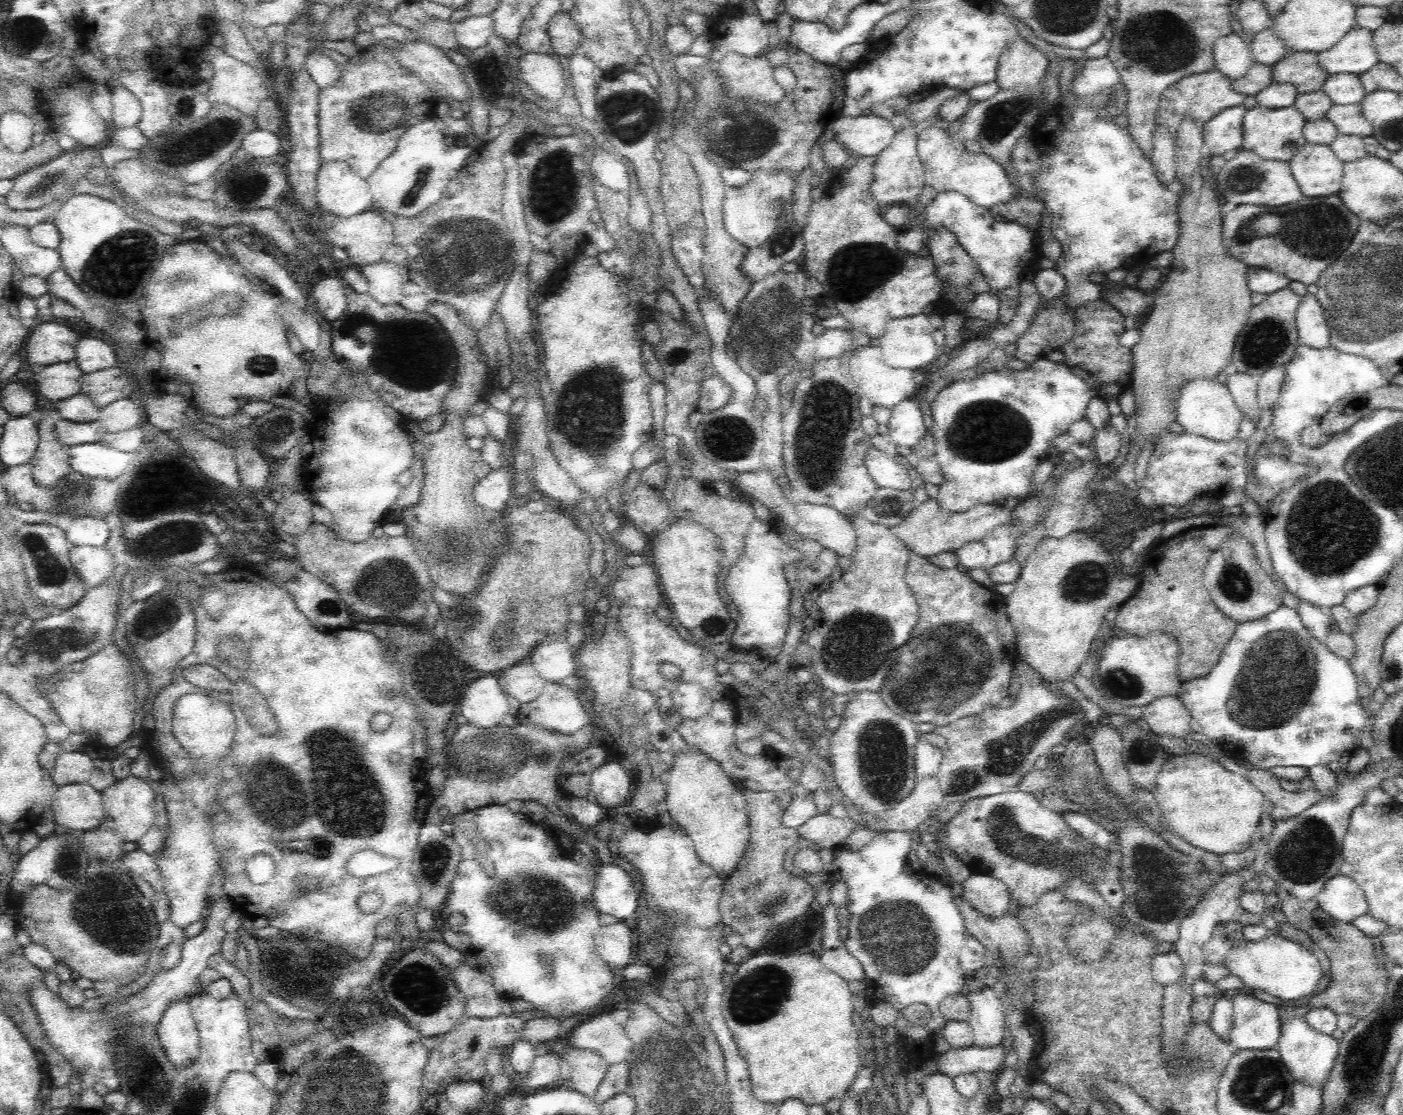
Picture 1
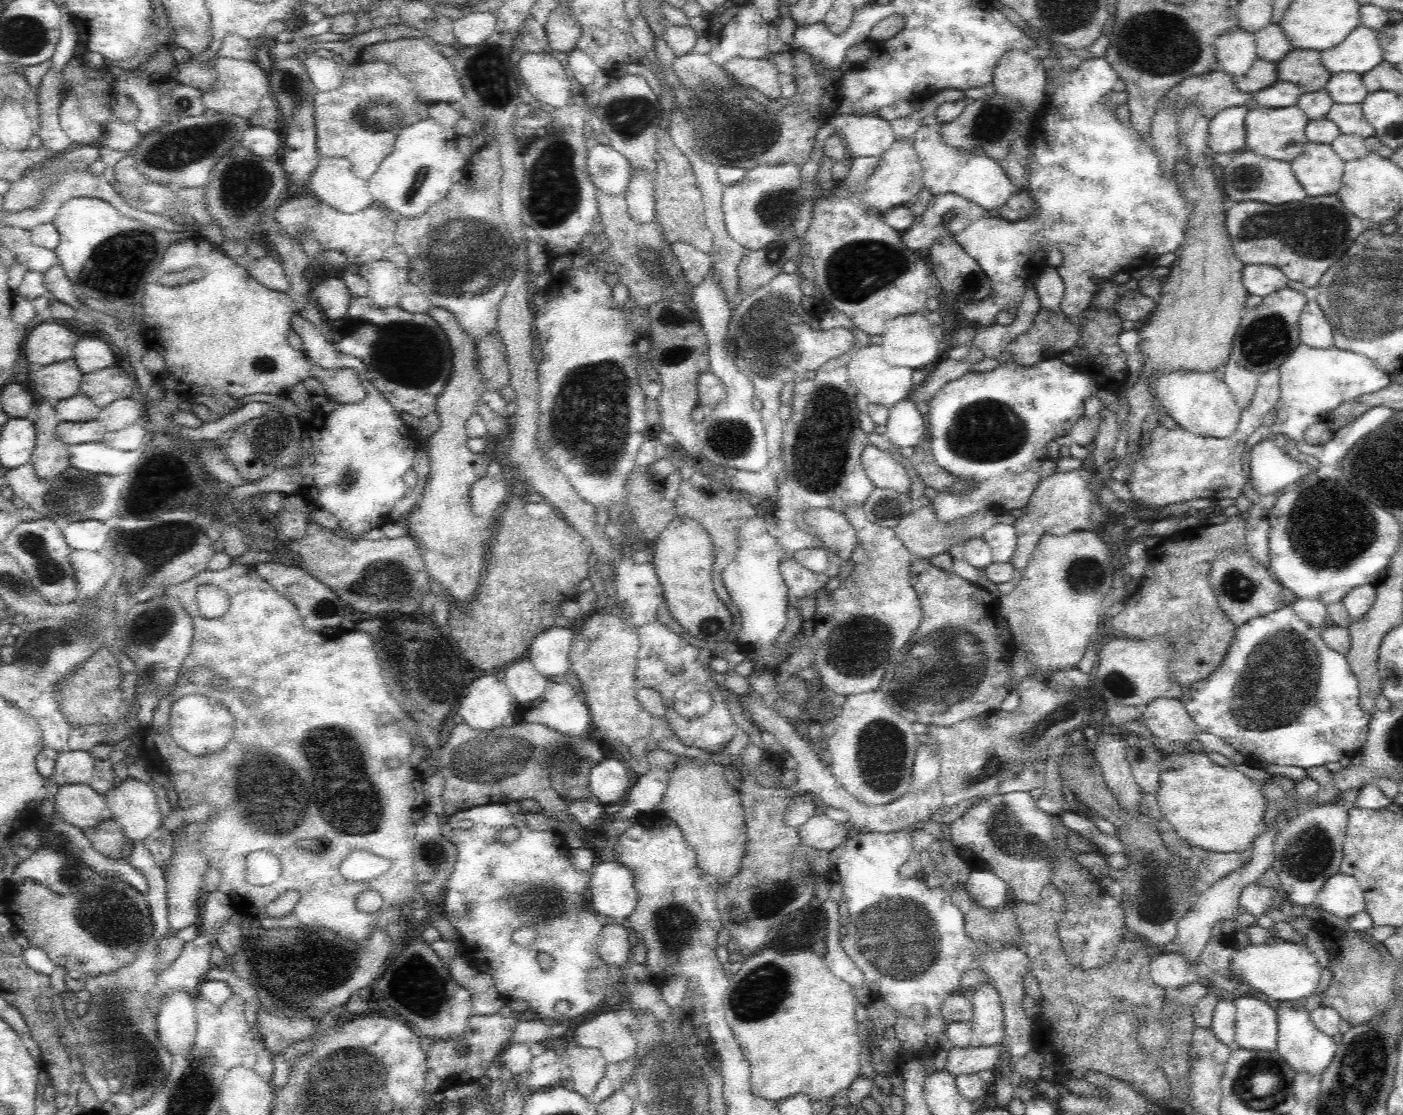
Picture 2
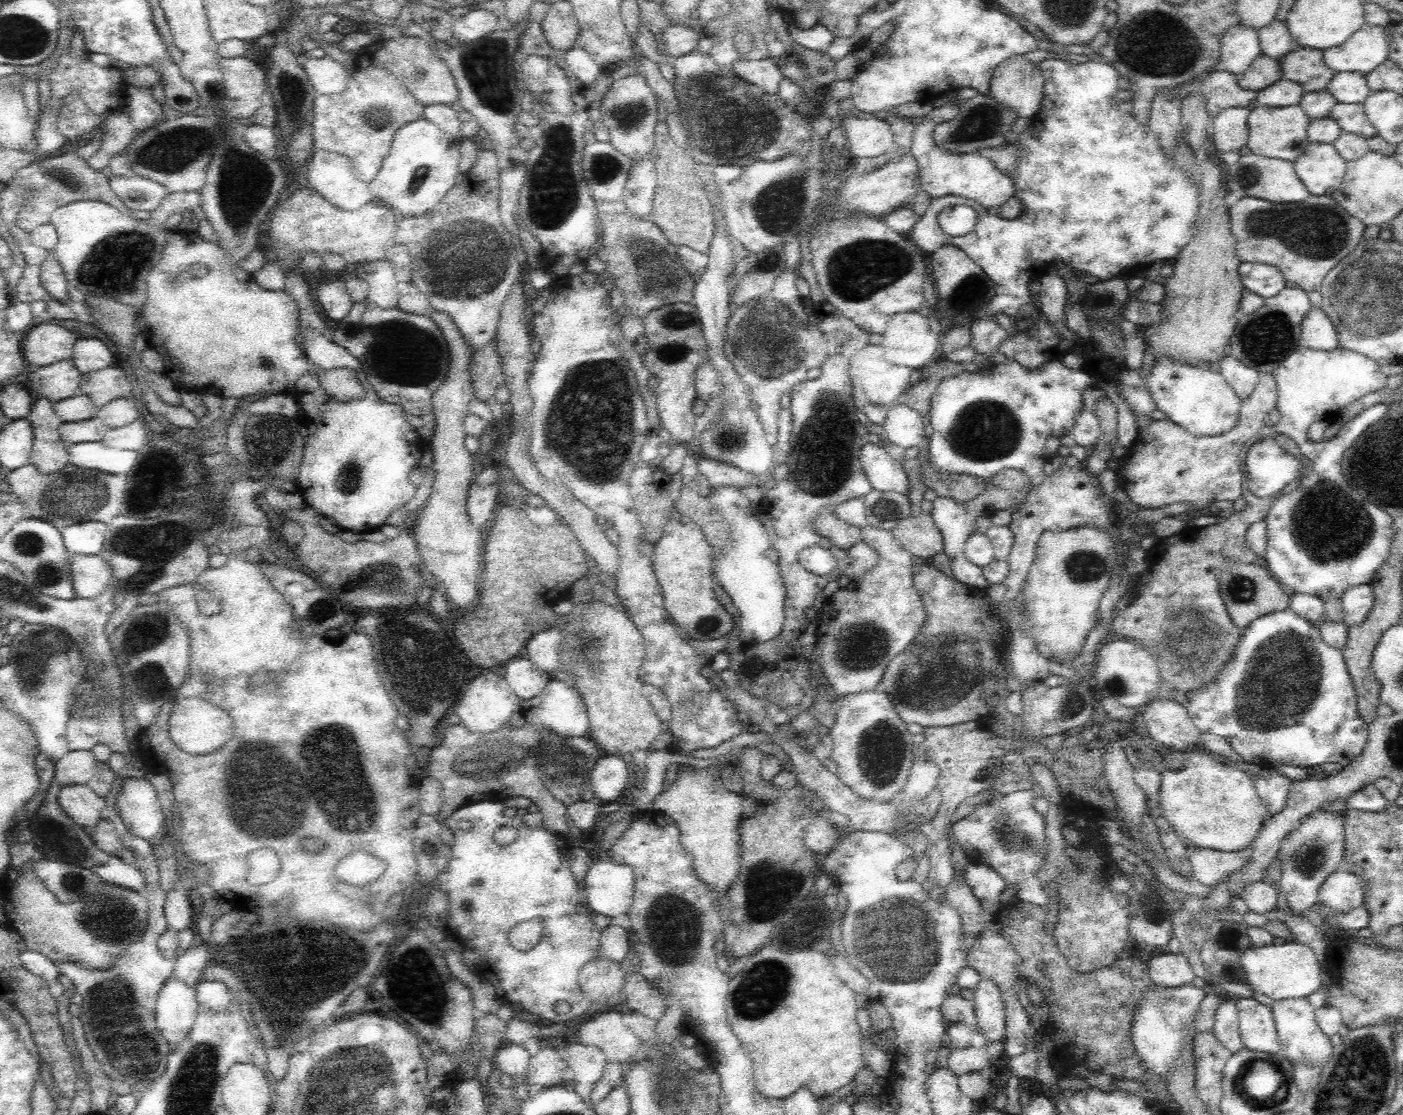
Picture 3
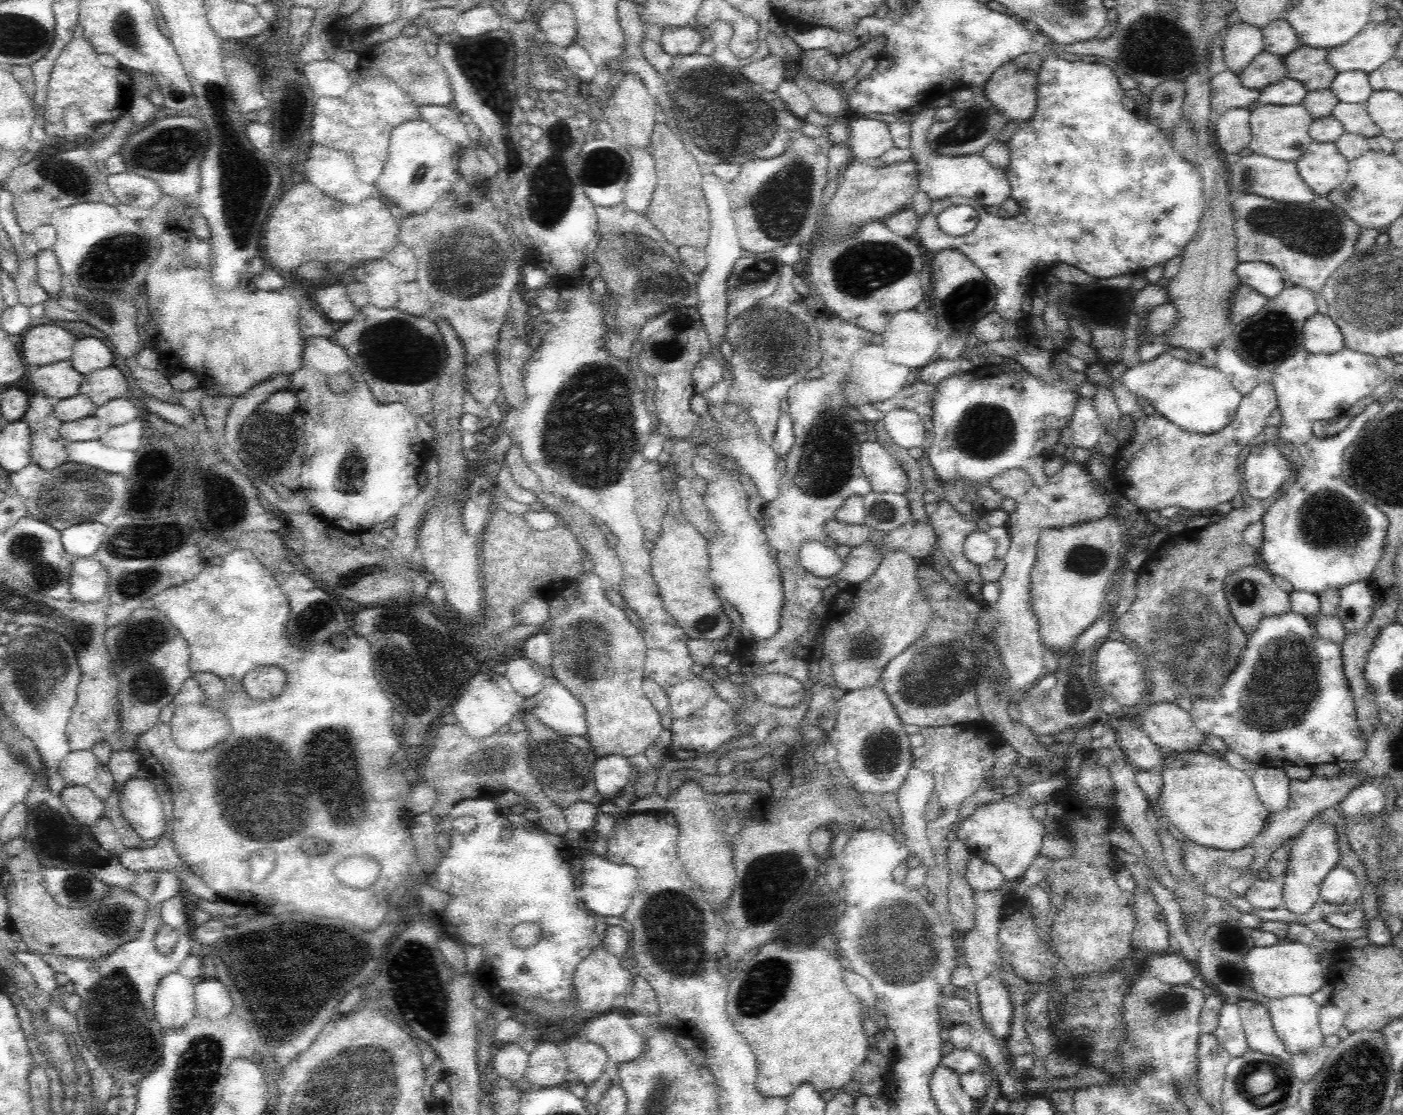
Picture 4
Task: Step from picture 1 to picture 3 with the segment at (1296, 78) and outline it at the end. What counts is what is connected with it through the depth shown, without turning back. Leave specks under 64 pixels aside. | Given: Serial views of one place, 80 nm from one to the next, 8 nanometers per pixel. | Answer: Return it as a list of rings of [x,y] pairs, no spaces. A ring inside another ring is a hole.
[[[1296,46],[1282,59],[1283,78],[1302,86],[1304,92],[1318,92],[1327,88],[1336,72],[1325,64],[1319,49]]]

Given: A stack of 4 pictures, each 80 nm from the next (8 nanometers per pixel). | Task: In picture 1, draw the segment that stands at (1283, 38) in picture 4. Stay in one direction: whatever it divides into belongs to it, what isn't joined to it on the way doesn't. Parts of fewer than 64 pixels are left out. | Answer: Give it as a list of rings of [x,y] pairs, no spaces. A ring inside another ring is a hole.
[[[1266,28],[1250,37],[1254,61],[1272,66],[1288,54],[1288,47],[1271,28]]]

